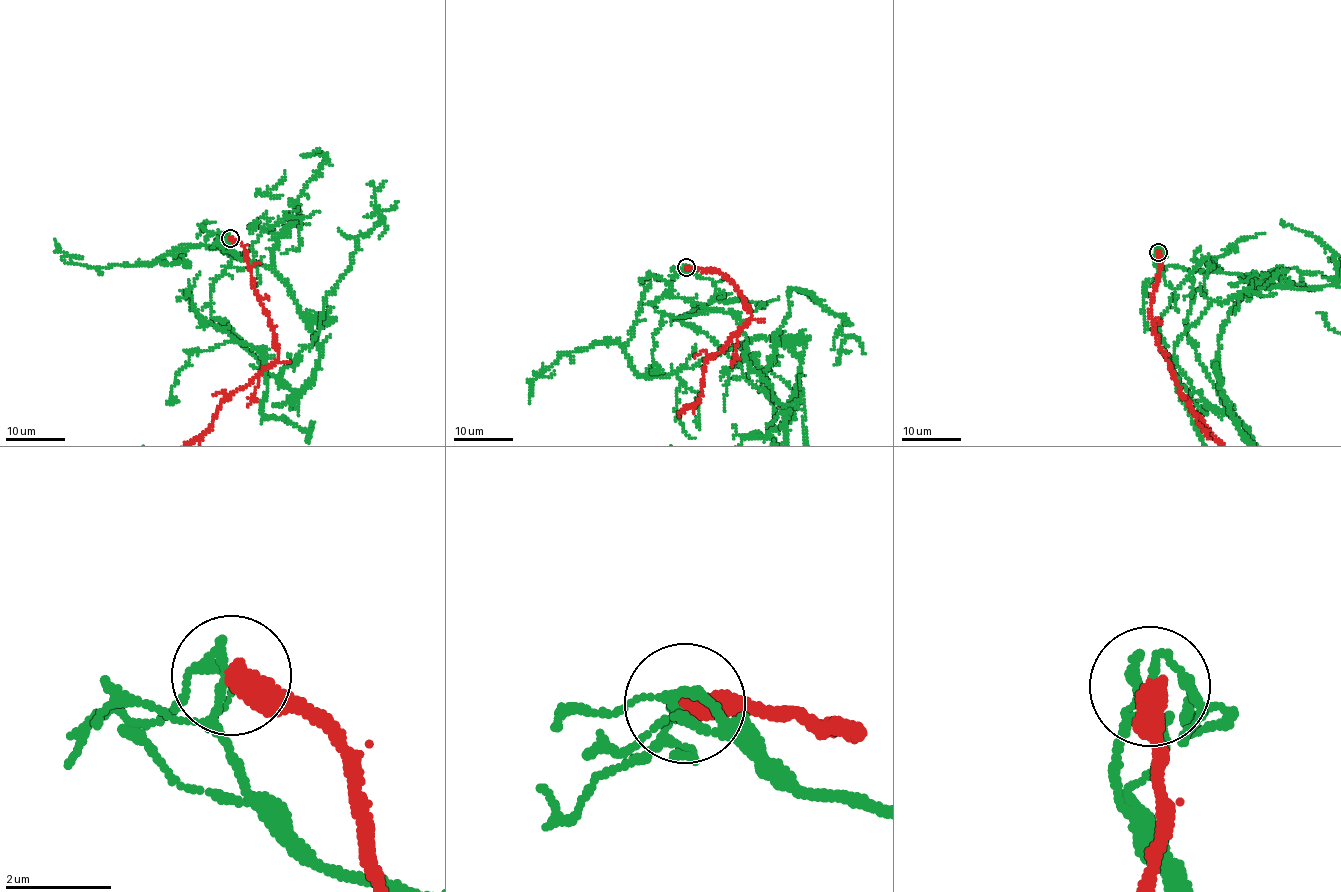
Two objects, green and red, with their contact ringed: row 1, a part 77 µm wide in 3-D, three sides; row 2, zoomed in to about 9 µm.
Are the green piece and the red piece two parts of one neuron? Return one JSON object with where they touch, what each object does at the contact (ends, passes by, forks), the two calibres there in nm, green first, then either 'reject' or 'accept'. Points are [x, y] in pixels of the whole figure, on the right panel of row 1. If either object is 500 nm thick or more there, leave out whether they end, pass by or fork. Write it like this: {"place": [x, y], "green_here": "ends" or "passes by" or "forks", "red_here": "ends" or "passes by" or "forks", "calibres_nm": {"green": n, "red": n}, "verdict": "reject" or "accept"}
{"place": [1158, 252], "green_here": "passes by", "red_here": "ends", "calibres_nm": {"green": 120, "red": 480}, "verdict": "reject"}

